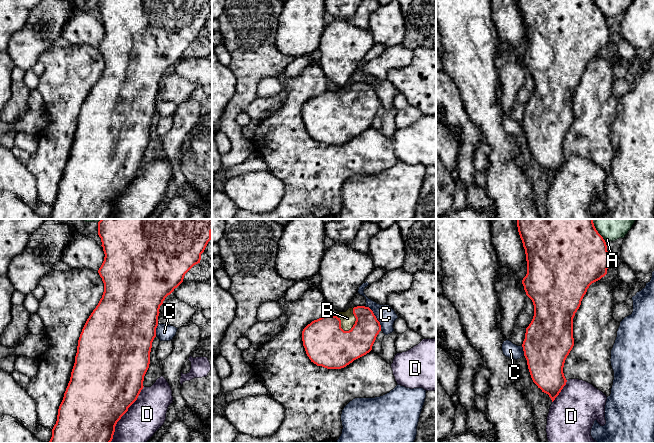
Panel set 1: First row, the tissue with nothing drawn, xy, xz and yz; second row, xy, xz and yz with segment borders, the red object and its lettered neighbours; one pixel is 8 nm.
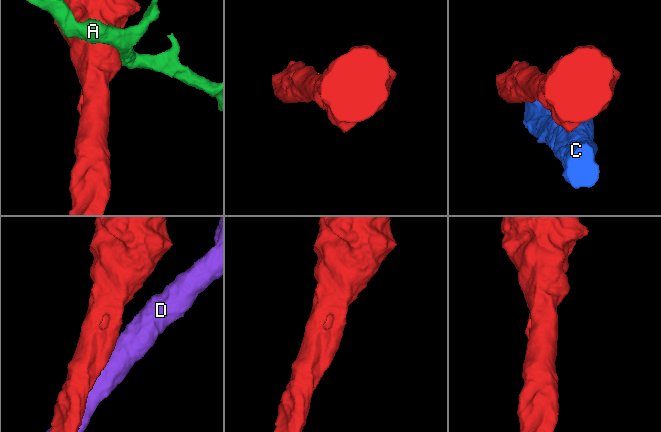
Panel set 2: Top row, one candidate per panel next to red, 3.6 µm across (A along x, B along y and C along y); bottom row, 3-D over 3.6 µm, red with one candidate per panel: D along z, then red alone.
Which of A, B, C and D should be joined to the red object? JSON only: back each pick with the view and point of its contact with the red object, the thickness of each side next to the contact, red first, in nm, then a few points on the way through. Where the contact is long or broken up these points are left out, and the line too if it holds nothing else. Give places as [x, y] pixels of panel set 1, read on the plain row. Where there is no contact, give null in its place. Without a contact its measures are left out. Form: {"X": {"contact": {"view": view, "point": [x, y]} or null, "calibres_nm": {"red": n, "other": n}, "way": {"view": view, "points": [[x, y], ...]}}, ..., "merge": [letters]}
{"B": {"contact": {"view": "xz", "point": [355, 97]}, "calibres_nm": {"red": 280, "other": 120}}, "merge": ["B"]}

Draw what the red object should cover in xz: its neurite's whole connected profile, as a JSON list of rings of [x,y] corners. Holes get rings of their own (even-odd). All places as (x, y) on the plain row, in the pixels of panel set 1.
[[[357,82],[336,92],[326,90],[312,97],[303,105],[302,117],[311,138],[327,145],[341,145],[369,129],[380,107],[380,98],[373,87],[369,83]]]

